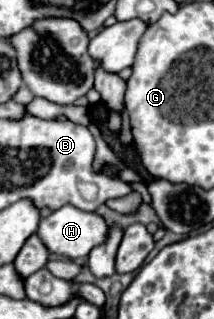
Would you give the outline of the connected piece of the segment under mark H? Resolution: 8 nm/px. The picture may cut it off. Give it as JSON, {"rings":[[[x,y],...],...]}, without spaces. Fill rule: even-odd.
{"rings":[[[71,204],[63,206],[59,210],[53,210],[47,218],[43,218],[39,222],[39,228],[37,228],[37,236],[41,238],[41,242],[47,246],[47,250],[51,254],[67,256],[71,260],[83,258],[83,256],[87,256],[91,252],[91,248],[103,244],[105,238],[107,238],[107,232],[109,232],[109,226],[105,224],[105,220],[99,214],[79,210],[79,208],[71,206]]]}

